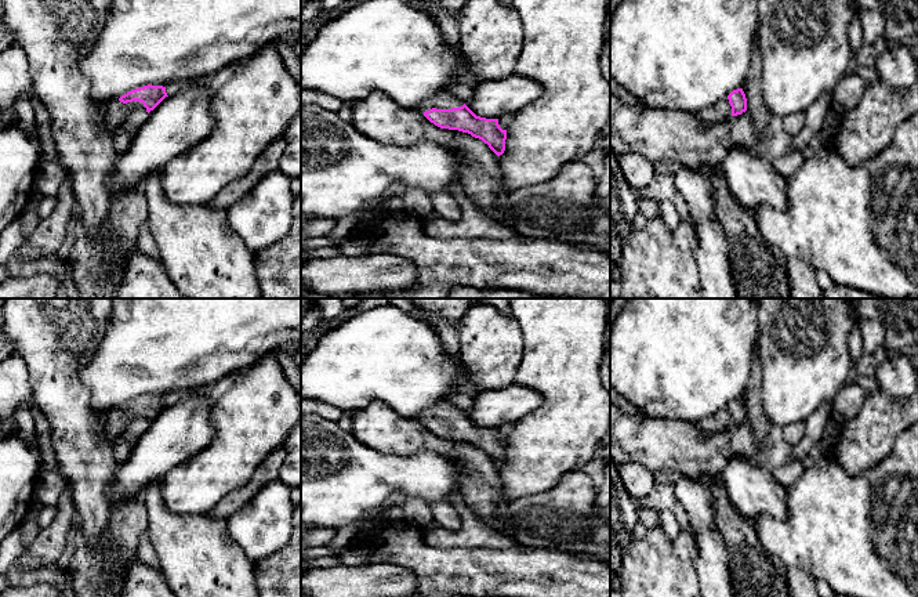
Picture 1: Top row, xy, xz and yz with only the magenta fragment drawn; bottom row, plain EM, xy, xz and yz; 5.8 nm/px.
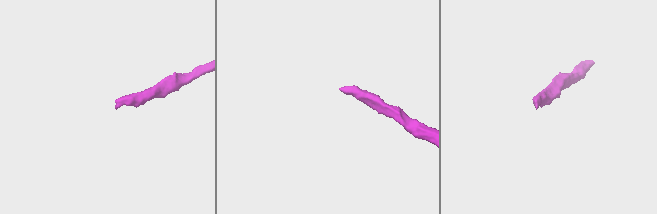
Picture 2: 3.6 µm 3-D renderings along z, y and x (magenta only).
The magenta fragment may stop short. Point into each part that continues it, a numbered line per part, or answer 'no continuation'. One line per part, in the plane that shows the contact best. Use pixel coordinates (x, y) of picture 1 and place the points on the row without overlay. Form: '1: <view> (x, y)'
1: xz (445, 409)

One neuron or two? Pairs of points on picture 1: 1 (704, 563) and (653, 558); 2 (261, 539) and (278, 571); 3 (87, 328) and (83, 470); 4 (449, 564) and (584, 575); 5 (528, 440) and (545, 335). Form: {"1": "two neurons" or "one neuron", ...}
{"1": "two neurons", "2": "two neurons", "3": "one neuron", "4": "one neuron", "5": "one neuron"}

